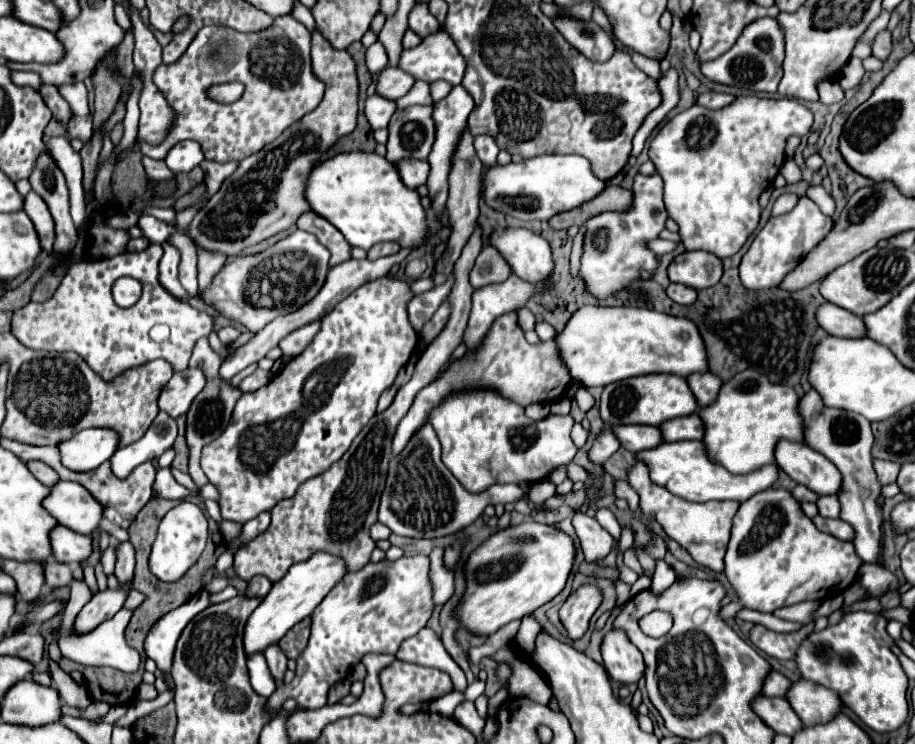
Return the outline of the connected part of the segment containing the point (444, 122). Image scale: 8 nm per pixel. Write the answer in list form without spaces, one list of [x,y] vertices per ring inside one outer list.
[[[455,86],[443,100],[439,100],[437,104],[433,104],[433,120],[435,120],[435,144],[433,150],[429,154],[429,164],[431,164],[431,174],[427,180],[427,188],[429,188],[429,198],[433,202],[433,210],[437,212],[437,216],[441,214],[447,194],[449,194],[449,164],[453,160],[453,148],[457,148],[457,134],[465,132],[467,128],[467,118],[473,110],[473,98],[469,96],[469,92],[465,92],[463,86]]]

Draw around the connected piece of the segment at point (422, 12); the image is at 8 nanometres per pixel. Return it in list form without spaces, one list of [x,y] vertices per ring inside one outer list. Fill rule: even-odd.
[[[417,4],[411,14],[409,14],[409,28],[419,34],[421,38],[433,34],[433,32],[439,32],[441,24],[435,20],[435,16],[429,14],[427,10],[427,4]]]

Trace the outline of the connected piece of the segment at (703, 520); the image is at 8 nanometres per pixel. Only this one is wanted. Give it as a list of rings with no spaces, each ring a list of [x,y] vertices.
[[[637,460],[627,470],[627,482],[639,494],[639,508],[645,516],[653,516],[655,522],[659,522],[659,526],[671,540],[675,540],[677,544],[687,548],[687,552],[695,558],[695,562],[699,562],[715,572],[723,572],[723,556],[725,556],[727,542],[729,542],[731,518],[739,510],[739,502],[725,500],[725,502],[717,502],[717,506],[713,506],[713,502],[695,504],[695,502],[681,500],[679,496],[673,496],[663,486],[657,486],[655,482],[651,482],[649,468],[641,460]]]

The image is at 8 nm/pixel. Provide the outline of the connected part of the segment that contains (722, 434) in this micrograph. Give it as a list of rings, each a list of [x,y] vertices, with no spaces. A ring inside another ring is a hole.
[[[755,370],[735,374],[723,384],[715,404],[699,410],[699,416],[705,420],[703,442],[709,456],[735,474],[753,472],[765,464],[773,464],[779,440],[801,442],[801,416],[797,404],[799,396],[789,386],[771,384]]]

